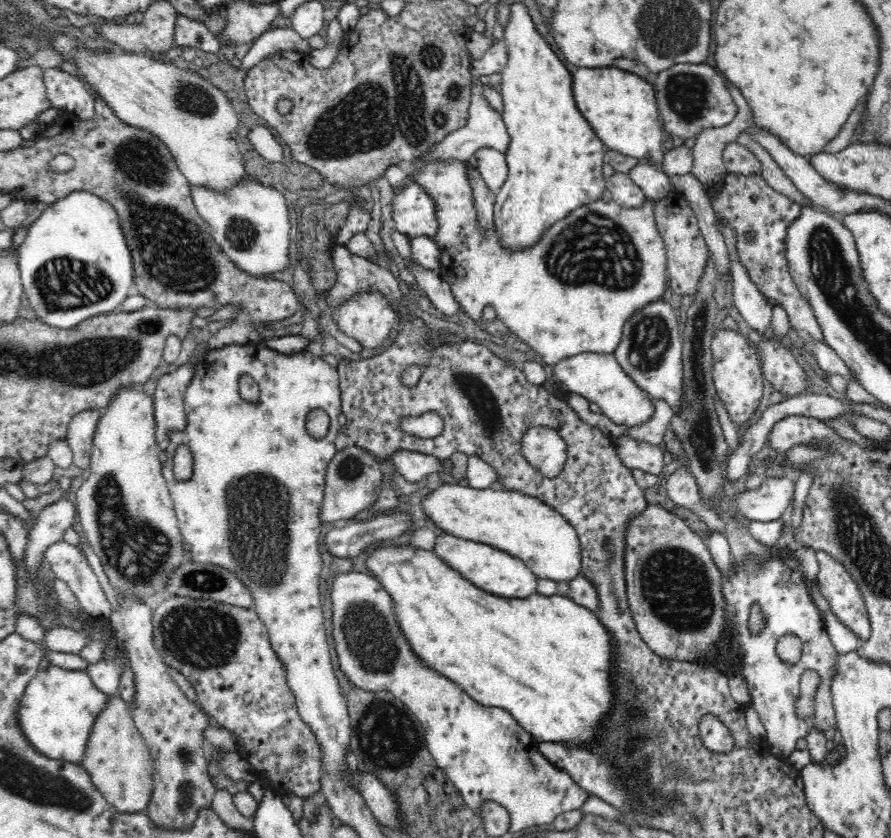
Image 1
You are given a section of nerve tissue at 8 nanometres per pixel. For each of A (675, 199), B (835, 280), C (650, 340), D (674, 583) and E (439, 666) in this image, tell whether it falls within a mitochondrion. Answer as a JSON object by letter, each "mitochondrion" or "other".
{"A":"other","B":"mitochondrion","C":"mitochondrion","D":"mitochondrion","E":"other"}

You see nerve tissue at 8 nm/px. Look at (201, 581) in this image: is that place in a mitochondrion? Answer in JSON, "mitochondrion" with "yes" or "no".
{"mitochondrion":"yes"}

